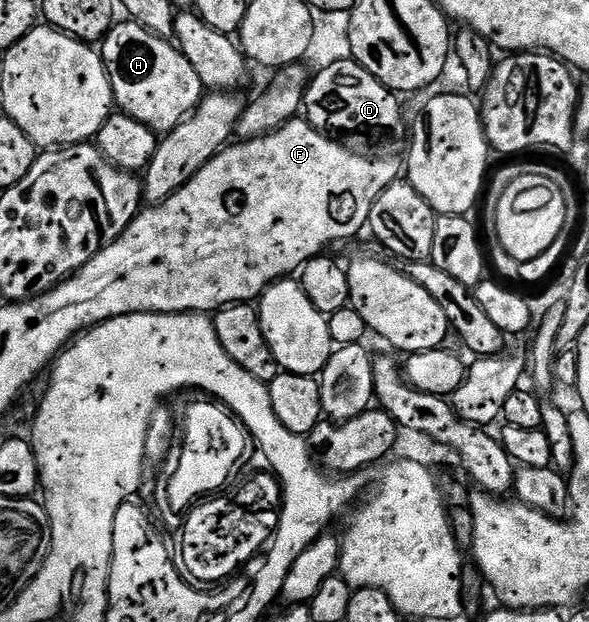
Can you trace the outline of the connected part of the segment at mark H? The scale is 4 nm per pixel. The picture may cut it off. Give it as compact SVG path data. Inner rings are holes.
M122 19L111 25L100 42L100 52L114 92L115 106L132 119L144 123L144 127L153 133L170 133L193 114L204 96L200 75L196 75L192 63L177 44L158 37L132 20Z

